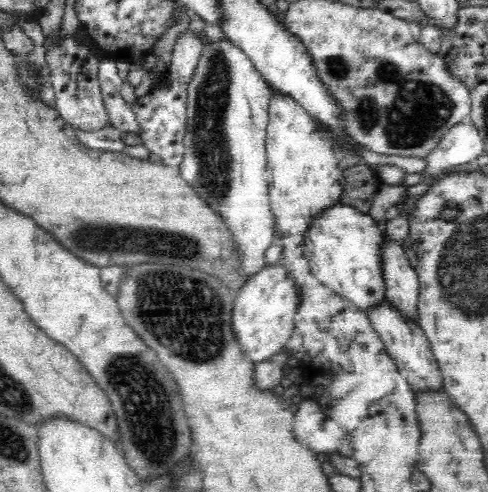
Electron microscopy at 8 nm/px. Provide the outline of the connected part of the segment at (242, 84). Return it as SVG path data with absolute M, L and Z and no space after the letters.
M206 38L198 66L187 86L186 128L182 144L184 154L179 164L182 178L192 184L202 200L225 220L240 253L241 269L250 278L268 264L266 250L273 244L274 219L271 213L269 186L266 182L266 129L269 123L270 90L262 75L255 69L241 48L227 41L209 42Z

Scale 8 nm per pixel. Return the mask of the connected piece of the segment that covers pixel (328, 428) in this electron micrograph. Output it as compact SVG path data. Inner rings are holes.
M301 398L296 403L299 406L292 418L292 435L300 445L315 453L339 452L344 457L352 456L352 443L346 430L326 419L311 399Z

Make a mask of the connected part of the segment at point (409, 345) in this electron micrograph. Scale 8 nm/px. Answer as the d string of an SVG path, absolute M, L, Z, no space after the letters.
M388 301L380 302L378 306L367 310L368 318L372 327L378 332L381 340L385 344L385 350L390 358L397 365L397 371L409 383L412 393L423 393L427 390L442 390L443 376L439 369L437 360L434 358L427 342L427 337L423 334L419 324L409 321L403 317Z

